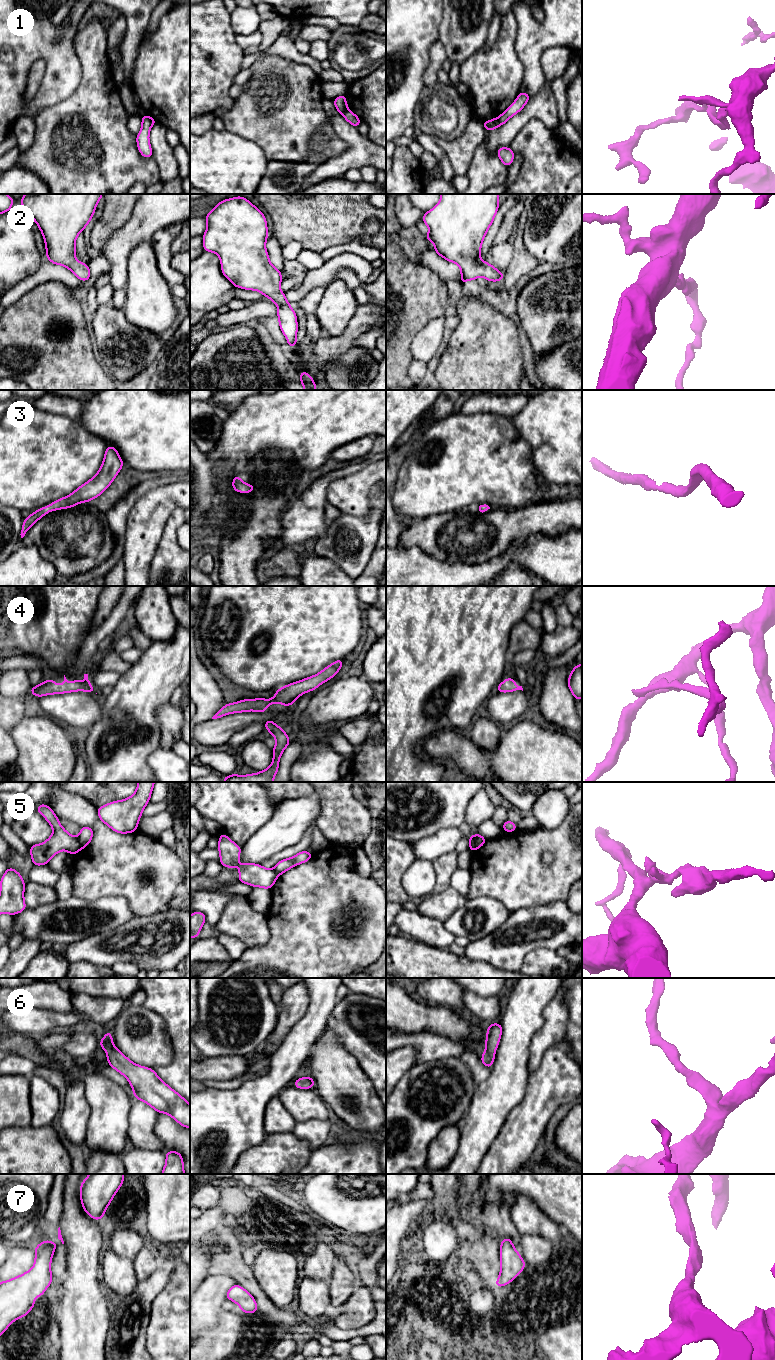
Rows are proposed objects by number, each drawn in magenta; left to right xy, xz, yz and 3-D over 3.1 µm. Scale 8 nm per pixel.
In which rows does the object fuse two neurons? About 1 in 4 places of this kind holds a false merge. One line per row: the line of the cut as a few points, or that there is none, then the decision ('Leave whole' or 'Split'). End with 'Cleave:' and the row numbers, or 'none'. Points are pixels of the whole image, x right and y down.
1: Split along yz (497, 118), (501, 124). Split
2: No split. Leave whole
3: No split. Leave whole
4: No split. Leave whole
5: Split along yz (480, 835), (473, 850). Split
6: No split. Leave whole
7: No split. Leave whole
Cleave: 1, 5

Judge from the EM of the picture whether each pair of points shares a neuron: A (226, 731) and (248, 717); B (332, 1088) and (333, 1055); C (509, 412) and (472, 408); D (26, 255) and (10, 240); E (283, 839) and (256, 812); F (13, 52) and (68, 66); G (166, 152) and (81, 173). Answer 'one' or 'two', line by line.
A: one
B: one
C: one
D: one
E: two
F: one
G: two

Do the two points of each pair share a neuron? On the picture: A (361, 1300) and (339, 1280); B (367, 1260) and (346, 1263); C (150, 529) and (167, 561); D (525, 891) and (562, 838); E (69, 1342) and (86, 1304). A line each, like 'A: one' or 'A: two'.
A: two
B: two
C: two
D: one
E: one

